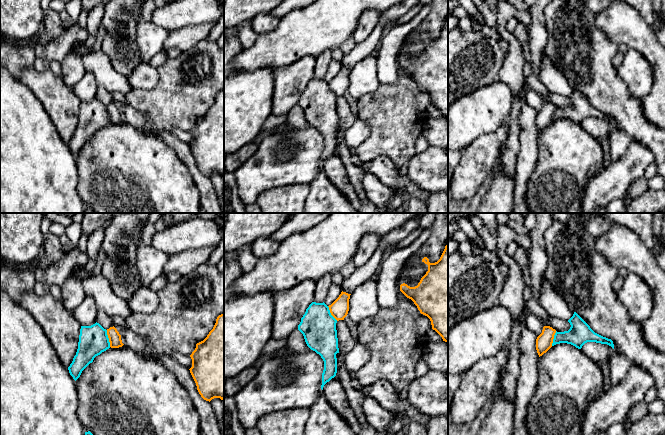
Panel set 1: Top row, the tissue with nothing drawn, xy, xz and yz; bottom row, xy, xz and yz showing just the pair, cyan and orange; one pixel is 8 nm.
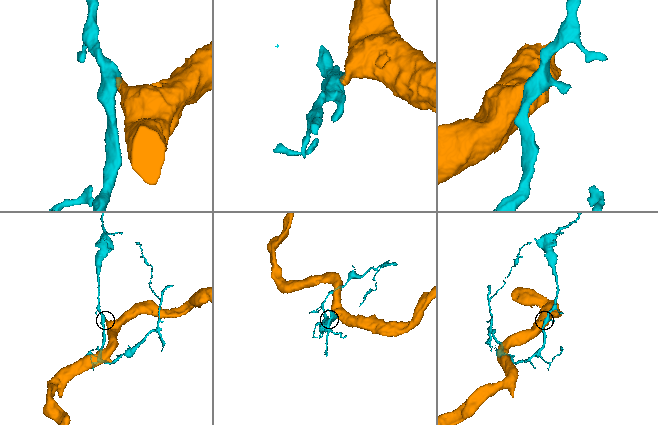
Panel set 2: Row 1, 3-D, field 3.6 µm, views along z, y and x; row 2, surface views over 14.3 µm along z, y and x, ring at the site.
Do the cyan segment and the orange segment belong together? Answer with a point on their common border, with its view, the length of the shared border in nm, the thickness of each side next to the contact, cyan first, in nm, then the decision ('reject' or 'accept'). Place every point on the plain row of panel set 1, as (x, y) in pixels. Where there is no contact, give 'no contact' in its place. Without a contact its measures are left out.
meets cyan in xy at (108, 114); contact 140 nm long; 240 nm thick on the cyan side, 100 nm on the other; reject

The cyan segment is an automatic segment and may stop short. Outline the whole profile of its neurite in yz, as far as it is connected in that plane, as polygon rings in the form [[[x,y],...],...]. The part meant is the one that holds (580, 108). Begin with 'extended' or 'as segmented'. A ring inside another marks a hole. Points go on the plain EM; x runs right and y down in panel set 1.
as segmented; [[[576,89],[568,96],[571,103],[568,107],[557,108],[554,111],[552,122],[560,119],[567,119],[581,125],[587,118],[607,120],[614,125],[611,115],[595,109],[590,102]]]

